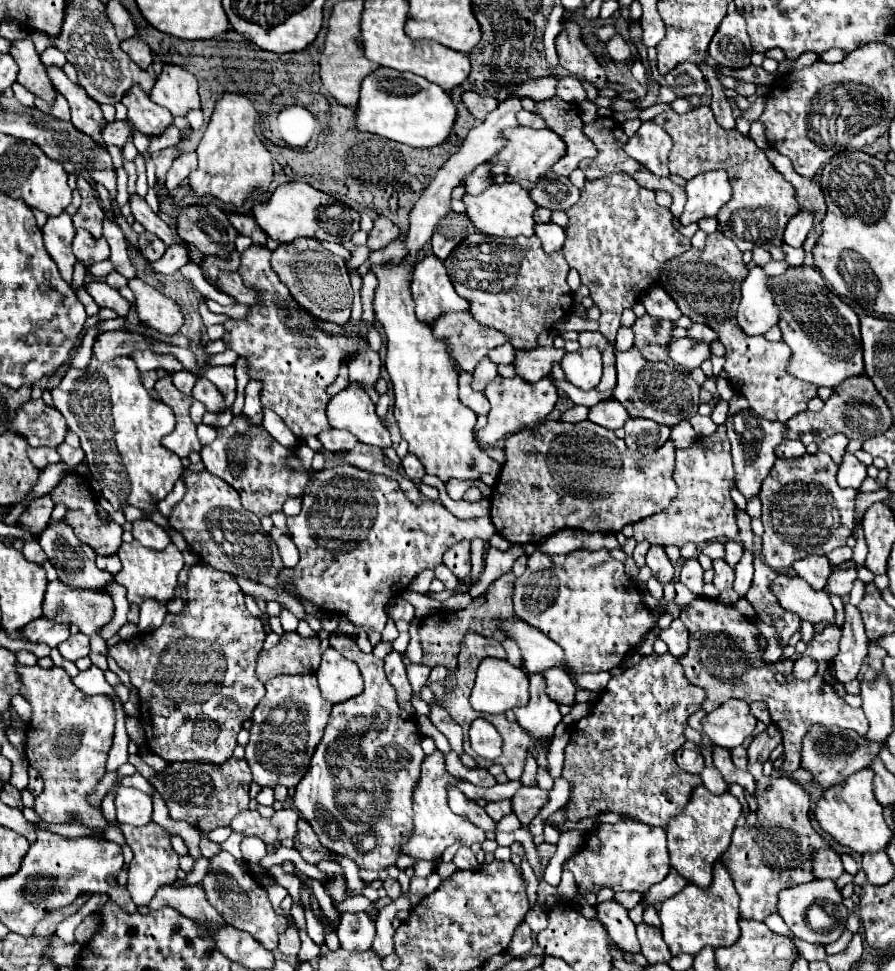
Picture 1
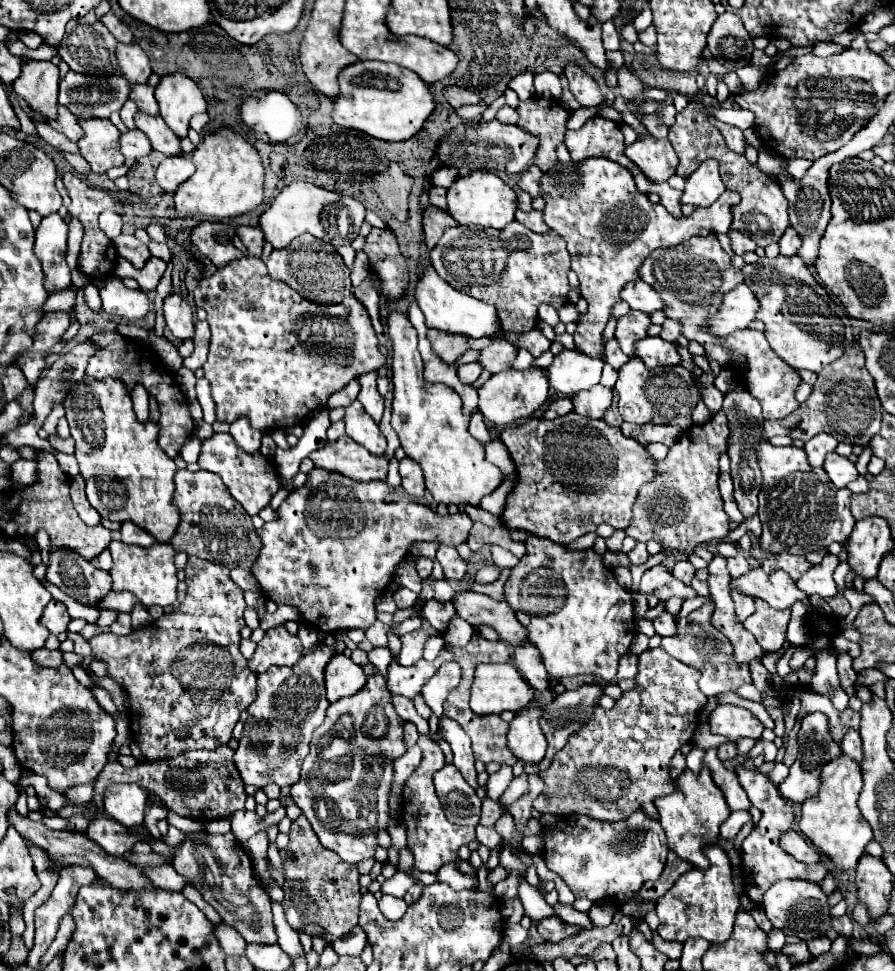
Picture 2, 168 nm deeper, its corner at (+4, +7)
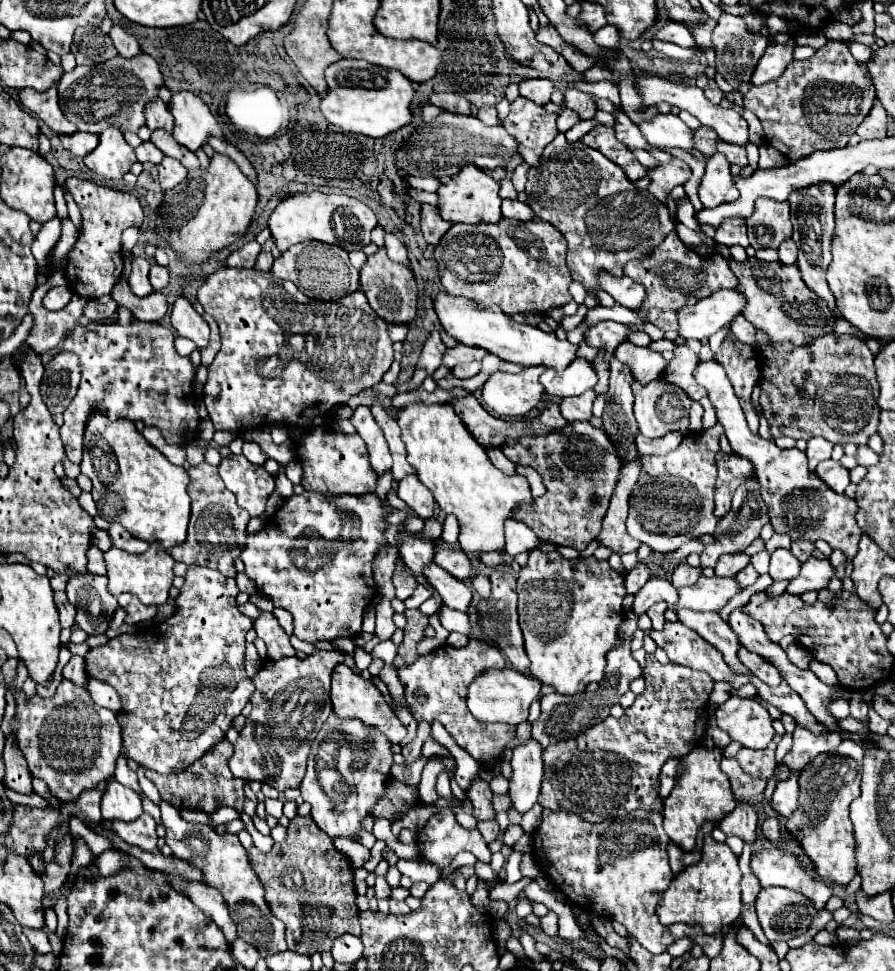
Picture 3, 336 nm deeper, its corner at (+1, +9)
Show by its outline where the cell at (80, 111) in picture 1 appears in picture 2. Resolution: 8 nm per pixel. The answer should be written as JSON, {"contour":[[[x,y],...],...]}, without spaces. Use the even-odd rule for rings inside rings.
{"contour":[[[78,120],[84,138],[78,140],[82,158],[90,164],[90,170],[96,174],[106,174],[114,166],[124,164],[120,152],[120,130],[110,120]]]}

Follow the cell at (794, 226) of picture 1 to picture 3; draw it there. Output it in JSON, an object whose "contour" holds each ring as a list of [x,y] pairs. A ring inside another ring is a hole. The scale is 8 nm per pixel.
{"contour":[[[791,238],[787,242],[783,242],[777,252],[779,252],[779,260],[783,264],[795,264],[797,262],[797,244]]]}

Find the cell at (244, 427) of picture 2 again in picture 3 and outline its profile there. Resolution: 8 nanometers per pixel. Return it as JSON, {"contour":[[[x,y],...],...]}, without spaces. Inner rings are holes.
{"contour":[[[247,440],[247,442],[243,444],[243,454],[245,454],[245,458],[247,458],[249,462],[253,462],[253,464],[263,464],[263,462],[267,460],[267,454],[259,448],[259,444],[257,444],[257,442],[251,442],[251,440]]]}

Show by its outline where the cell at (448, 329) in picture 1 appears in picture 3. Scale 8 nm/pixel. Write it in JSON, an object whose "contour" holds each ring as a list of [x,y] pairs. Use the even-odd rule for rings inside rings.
{"contour":[[[439,330],[431,332],[425,346],[423,346],[423,352],[421,352],[421,358],[419,358],[417,366],[415,366],[415,372],[413,372],[411,380],[409,380],[409,390],[415,390],[427,376],[431,376],[441,366],[445,350],[447,350],[447,346],[443,344]]]}

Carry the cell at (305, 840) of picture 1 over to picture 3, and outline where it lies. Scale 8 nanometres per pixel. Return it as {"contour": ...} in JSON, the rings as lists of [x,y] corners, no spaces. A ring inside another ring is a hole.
{"contour":[[[295,816],[287,828],[287,840],[275,844],[269,854],[251,848],[249,862],[265,886],[267,902],[277,918],[285,922],[289,950],[297,954],[315,954],[331,950],[333,940],[343,934],[359,936],[359,910],[355,904],[353,866],[331,840],[325,838],[311,816]]]}

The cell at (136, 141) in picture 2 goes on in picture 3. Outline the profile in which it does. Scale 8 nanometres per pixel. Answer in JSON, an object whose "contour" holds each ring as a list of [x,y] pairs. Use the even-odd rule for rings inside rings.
{"contour":[[[141,142],[141,144],[135,148],[135,154],[137,154],[137,160],[139,160],[139,162],[159,164],[159,162],[163,160],[163,154],[161,154],[151,142]]]}

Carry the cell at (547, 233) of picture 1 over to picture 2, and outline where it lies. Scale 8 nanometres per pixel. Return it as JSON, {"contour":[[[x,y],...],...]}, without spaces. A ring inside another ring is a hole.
{"contour":[[[518,210],[518,212],[516,212],[516,220],[518,220],[520,224],[524,224],[526,228],[534,230],[534,232],[546,232],[546,230],[550,230],[550,228],[544,224],[542,214],[540,214],[538,210],[532,210],[532,212],[522,212],[522,210]]]}

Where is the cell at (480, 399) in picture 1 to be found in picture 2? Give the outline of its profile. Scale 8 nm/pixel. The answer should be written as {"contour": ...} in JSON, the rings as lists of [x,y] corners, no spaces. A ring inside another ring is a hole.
{"contour":[[[476,412],[476,414],[470,418],[470,436],[472,436],[474,440],[478,440],[480,444],[492,442],[490,432],[488,432],[488,428],[486,428],[486,424],[484,424],[484,416],[482,416],[480,412]]]}

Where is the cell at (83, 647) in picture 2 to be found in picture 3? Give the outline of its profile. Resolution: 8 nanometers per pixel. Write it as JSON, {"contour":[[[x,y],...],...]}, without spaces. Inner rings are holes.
{"contour":[[[71,656],[71,660],[67,662],[67,666],[63,668],[63,676],[71,678],[71,682],[75,682],[77,686],[85,686],[87,682],[87,674],[85,674],[85,658],[83,656]]]}

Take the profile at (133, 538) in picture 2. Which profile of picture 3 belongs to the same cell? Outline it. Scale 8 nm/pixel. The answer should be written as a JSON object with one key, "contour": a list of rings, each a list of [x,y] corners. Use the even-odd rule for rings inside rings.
{"contour":[[[113,522],[111,528],[109,528],[109,534],[111,534],[111,540],[113,540],[113,546],[125,550],[125,552],[135,552],[135,554],[141,554],[149,548],[149,544],[141,538],[135,538],[133,534],[129,534],[119,522]]]}

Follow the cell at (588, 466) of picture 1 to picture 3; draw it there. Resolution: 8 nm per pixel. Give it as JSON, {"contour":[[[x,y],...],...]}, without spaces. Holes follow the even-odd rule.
{"contour":[[[569,422],[561,430],[553,430],[547,434],[529,434],[519,440],[513,440],[505,444],[503,454],[515,464],[525,464],[535,468],[541,474],[543,484],[547,488],[547,492],[541,498],[533,498],[529,506],[515,510],[515,518],[525,522],[537,534],[539,540],[549,540],[561,546],[573,546],[577,550],[585,550],[589,542],[595,538],[595,534],[601,532],[601,522],[605,518],[609,500],[615,492],[623,468],[623,460],[617,456],[617,448],[609,440],[605,430],[595,428],[589,422]]]}

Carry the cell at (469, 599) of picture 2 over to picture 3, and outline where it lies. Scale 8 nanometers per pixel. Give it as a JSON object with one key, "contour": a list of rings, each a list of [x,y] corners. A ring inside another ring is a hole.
{"contour":[[[431,564],[429,568],[425,568],[425,578],[429,580],[429,584],[441,594],[441,600],[445,606],[459,610],[459,612],[467,612],[473,600],[473,590],[469,586],[465,586],[461,580],[453,578],[451,574],[447,574],[443,568]]]}

